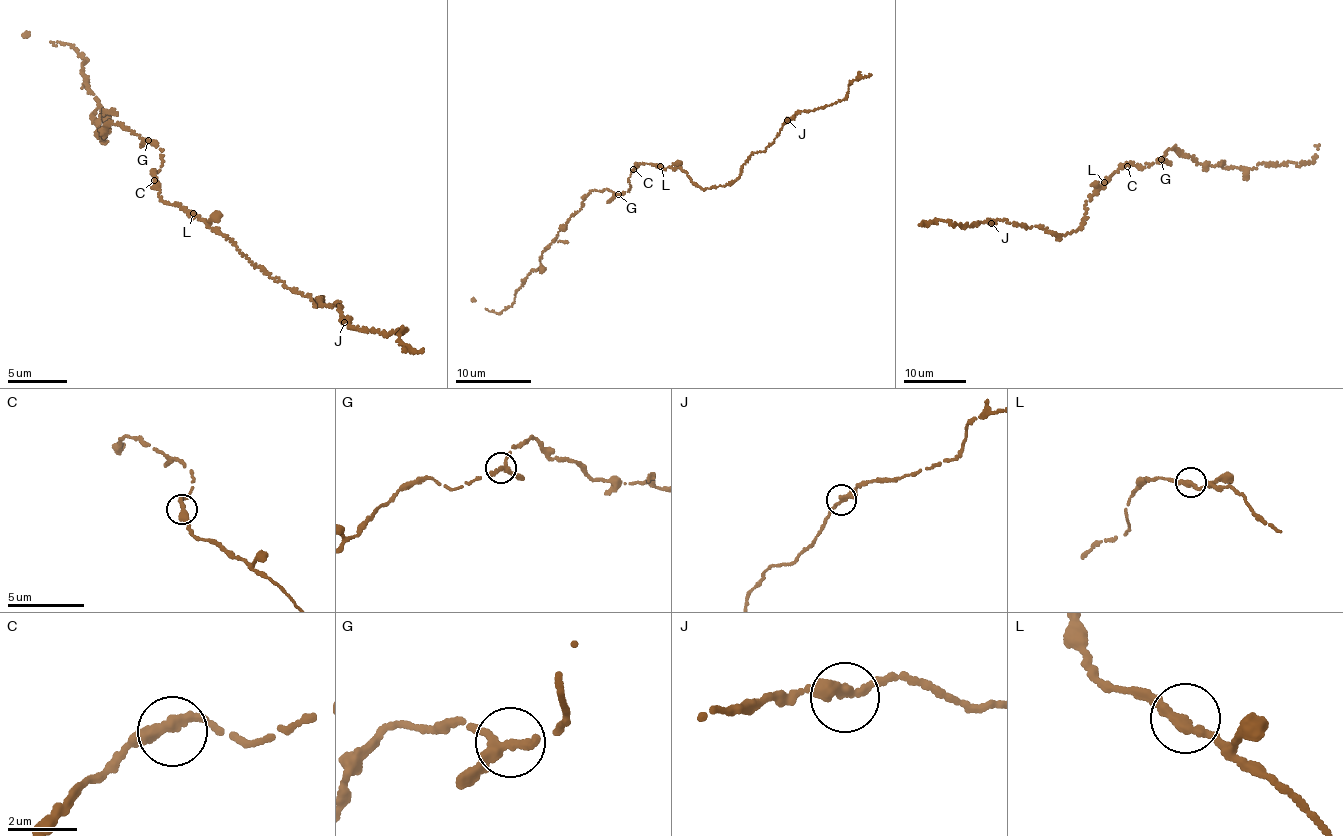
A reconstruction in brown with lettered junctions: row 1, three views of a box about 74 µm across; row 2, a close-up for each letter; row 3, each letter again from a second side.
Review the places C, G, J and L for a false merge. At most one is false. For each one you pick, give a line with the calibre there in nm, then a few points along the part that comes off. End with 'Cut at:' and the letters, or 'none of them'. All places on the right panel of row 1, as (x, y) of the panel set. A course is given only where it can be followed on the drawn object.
Cut at: none of them

